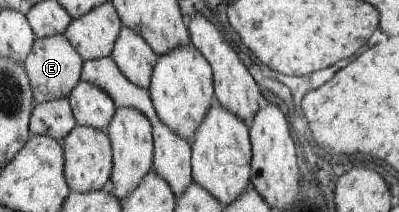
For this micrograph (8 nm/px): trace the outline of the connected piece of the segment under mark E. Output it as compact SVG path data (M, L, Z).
M52 35L52 37L35 38L34 47L27 55L23 63L35 93L35 102L50 101L58 97L70 95L79 85L83 76L83 57L72 43L64 35Z

